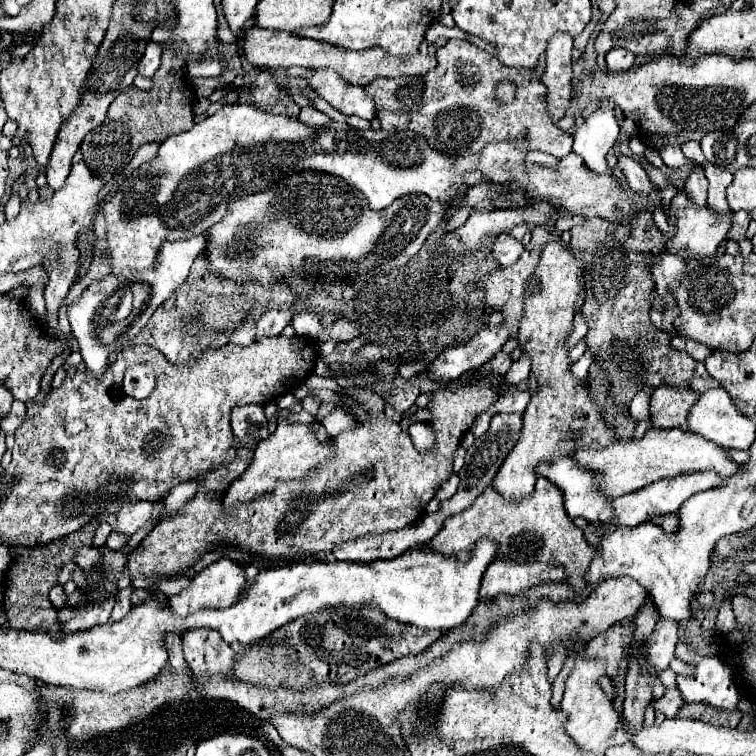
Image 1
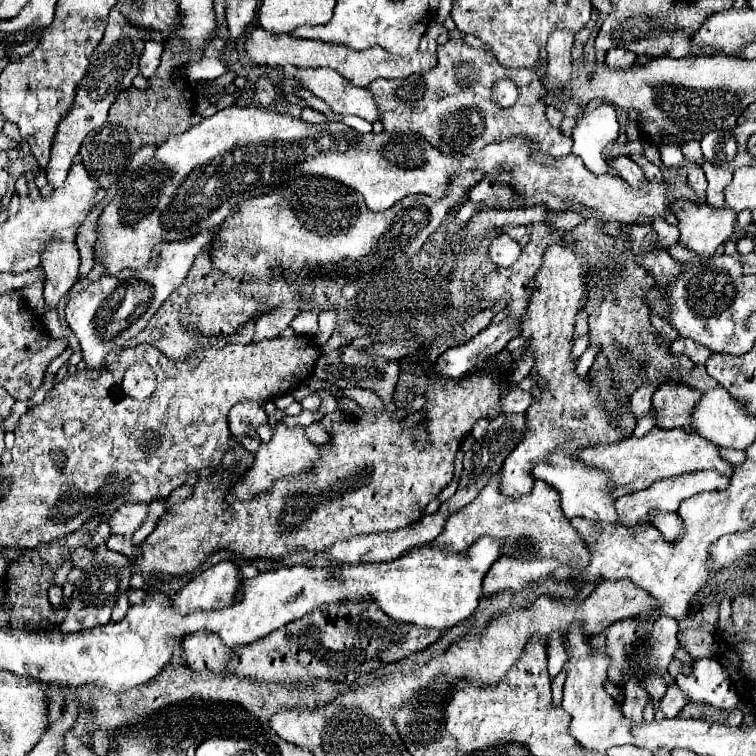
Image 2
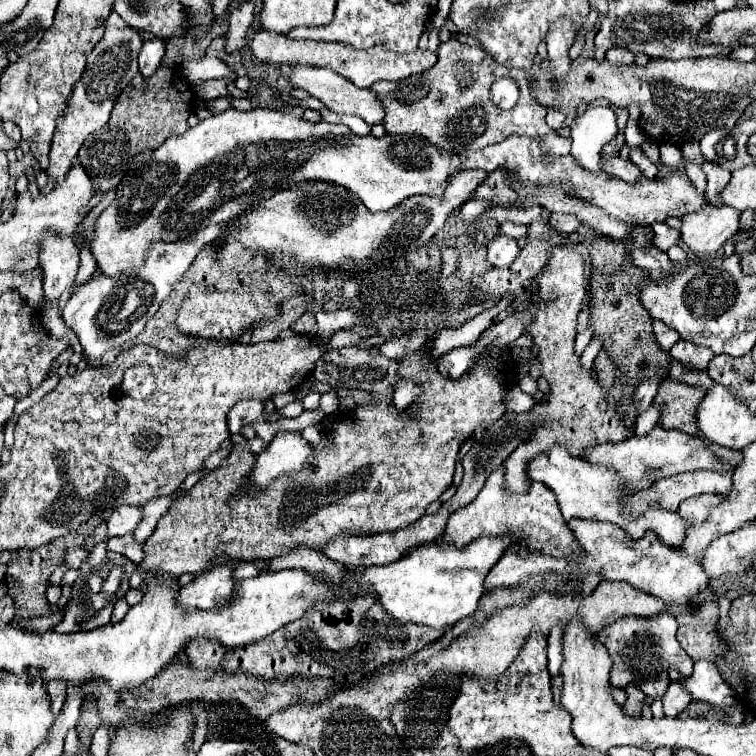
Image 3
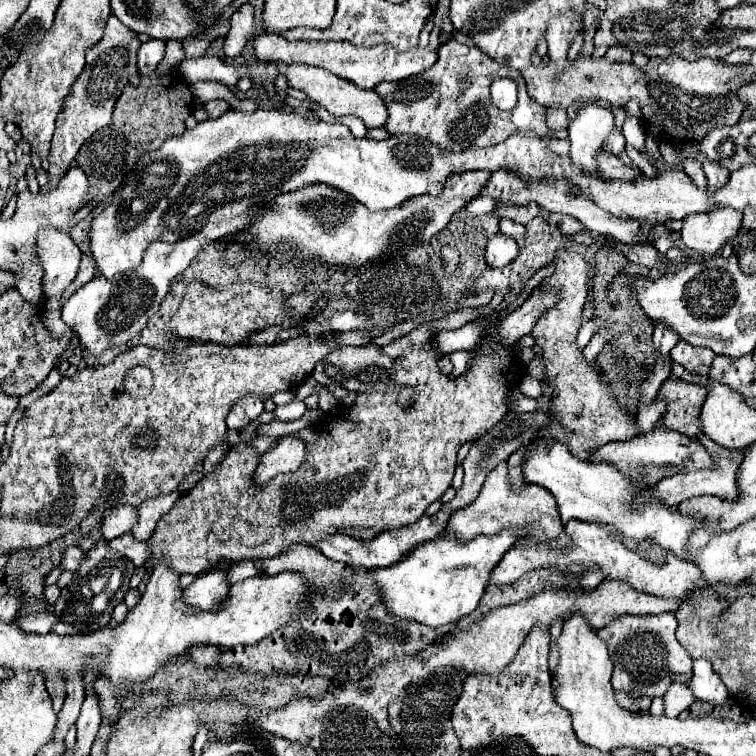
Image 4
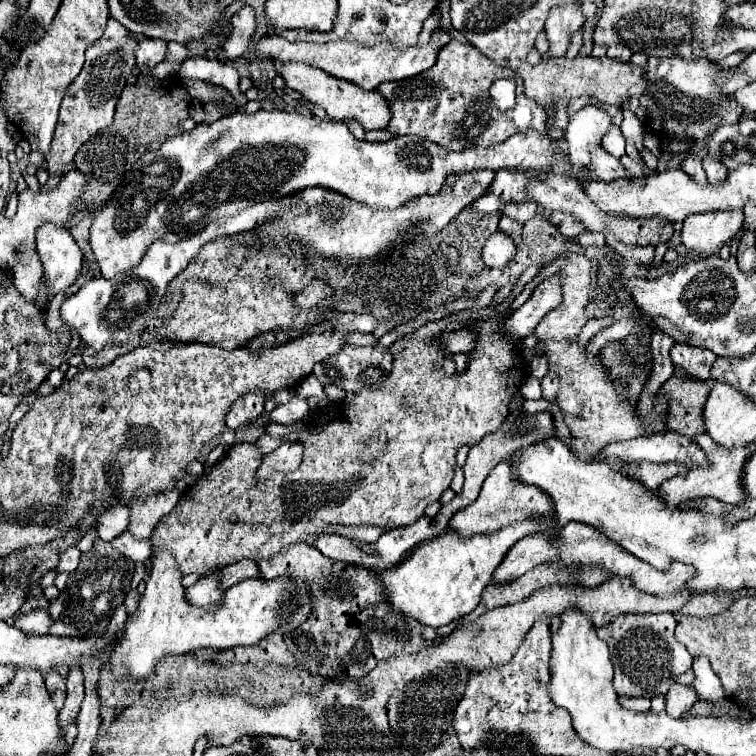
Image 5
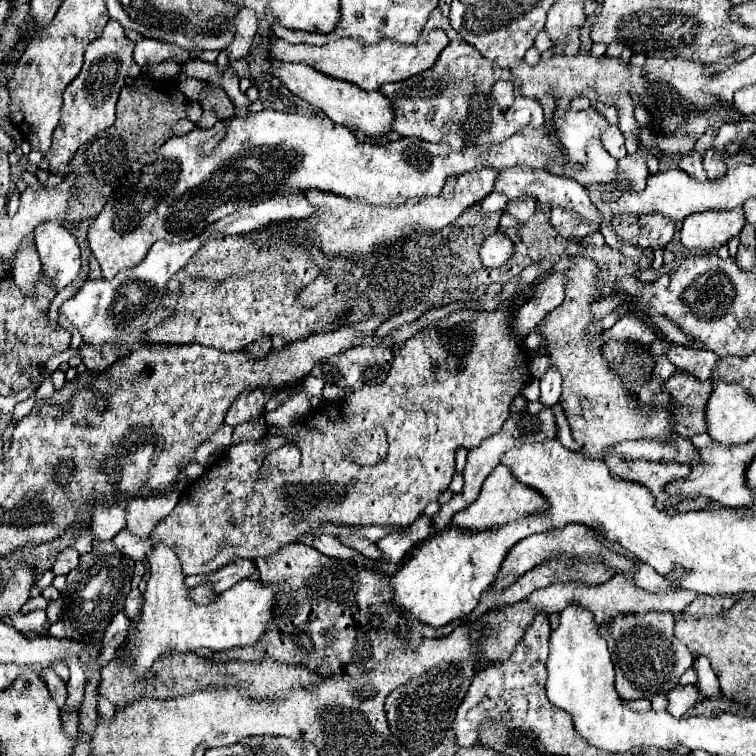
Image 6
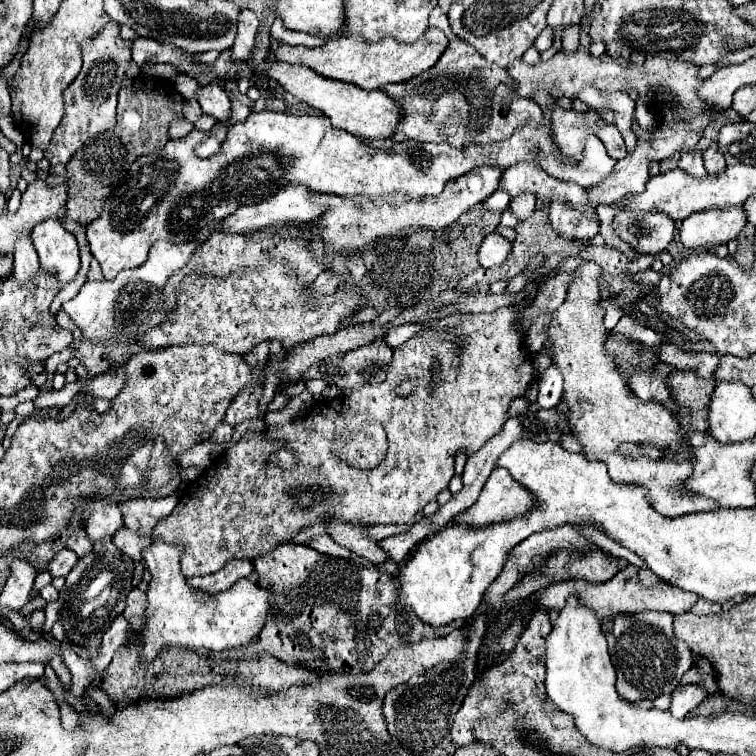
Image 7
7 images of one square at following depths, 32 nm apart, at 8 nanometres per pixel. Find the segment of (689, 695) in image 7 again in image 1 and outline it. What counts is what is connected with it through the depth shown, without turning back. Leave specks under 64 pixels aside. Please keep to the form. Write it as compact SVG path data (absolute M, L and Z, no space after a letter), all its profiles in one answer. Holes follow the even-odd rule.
M666 690L662 698L658 700L652 700L652 706L654 710L660 710L666 718L674 718L676 712L682 708L682 694L680 690Z

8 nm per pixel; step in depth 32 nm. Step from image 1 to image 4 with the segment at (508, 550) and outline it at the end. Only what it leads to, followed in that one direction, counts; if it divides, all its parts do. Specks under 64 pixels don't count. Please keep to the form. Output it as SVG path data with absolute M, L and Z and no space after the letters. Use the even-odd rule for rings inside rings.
M502 462L488 474L478 498L450 516L446 534L454 536L458 542L468 542L480 534L498 534L504 528L518 528L522 524L530 528L526 536L530 534L534 540L546 540L546 544L550 544L550 548L556 548L556 552L558 548L566 548L566 544L570 544L570 540L566 540L566 532L562 532L564 524L558 520L558 506L554 504L554 496L550 496L546 488L538 488L534 484L514 492L508 482L508 466Z

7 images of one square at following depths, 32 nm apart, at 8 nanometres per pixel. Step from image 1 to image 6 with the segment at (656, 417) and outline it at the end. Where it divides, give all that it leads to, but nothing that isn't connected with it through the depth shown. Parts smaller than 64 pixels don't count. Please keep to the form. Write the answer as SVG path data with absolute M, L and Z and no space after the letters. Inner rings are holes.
M676 372L674 376L664 382L664 388L670 392L670 404L672 404L672 414L674 414L674 430L690 438L694 434L706 432L706 402L712 392L712 382L710 380L698 380L692 374L686 372Z

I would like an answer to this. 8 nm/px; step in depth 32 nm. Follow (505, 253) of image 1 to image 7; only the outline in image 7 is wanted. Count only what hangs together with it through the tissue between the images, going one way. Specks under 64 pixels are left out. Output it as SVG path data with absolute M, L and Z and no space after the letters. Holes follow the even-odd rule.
M488 234L482 244L480 244L480 250L478 250L478 258L480 258L480 264L484 268L492 268L492 266L500 266L508 254L510 254L510 248L512 248L512 242L500 234Z

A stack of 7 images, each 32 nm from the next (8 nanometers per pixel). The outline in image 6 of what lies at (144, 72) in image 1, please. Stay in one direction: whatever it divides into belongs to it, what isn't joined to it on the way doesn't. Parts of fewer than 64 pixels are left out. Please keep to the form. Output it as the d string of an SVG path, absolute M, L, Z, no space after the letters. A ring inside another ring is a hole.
M142 38L136 42L134 48L134 60L140 68L148 68L154 64L160 64L164 60L168 60L170 54L170 44L162 42L162 40L150 40L150 38Z

